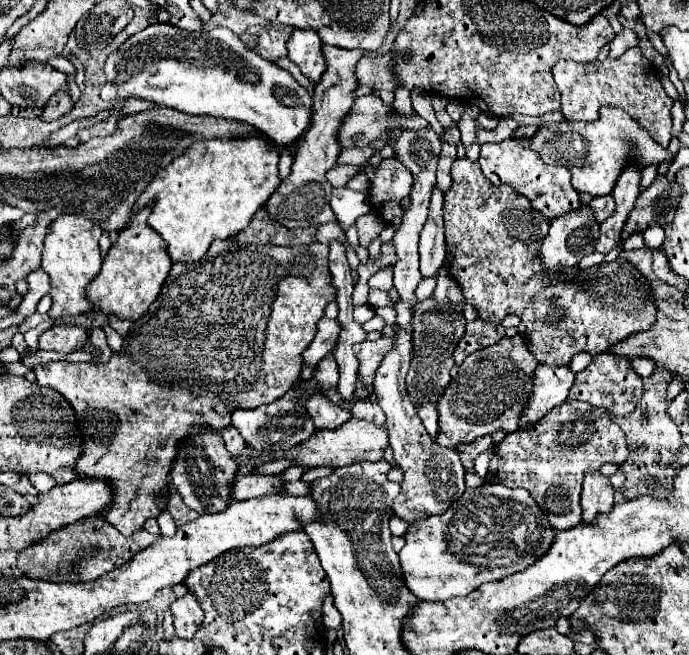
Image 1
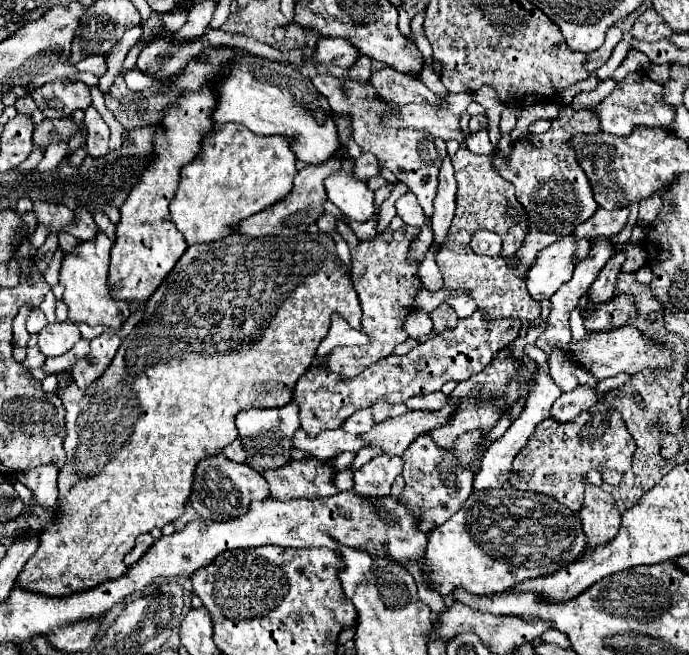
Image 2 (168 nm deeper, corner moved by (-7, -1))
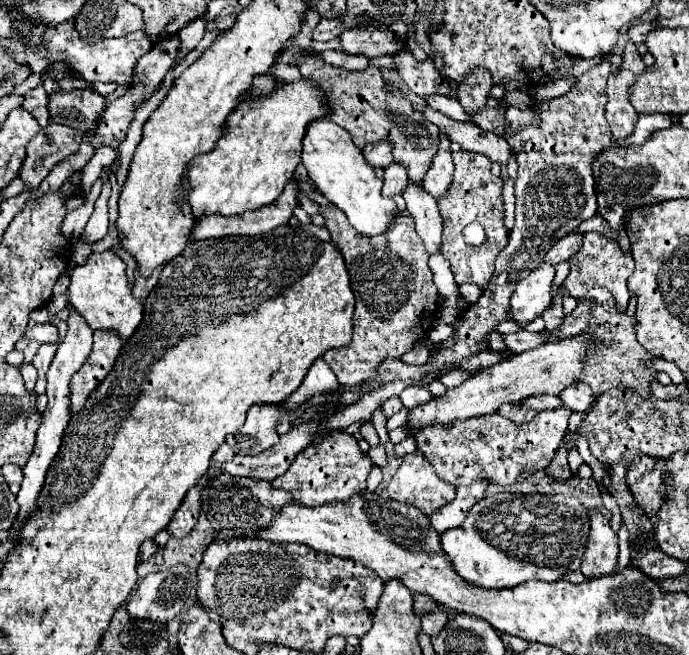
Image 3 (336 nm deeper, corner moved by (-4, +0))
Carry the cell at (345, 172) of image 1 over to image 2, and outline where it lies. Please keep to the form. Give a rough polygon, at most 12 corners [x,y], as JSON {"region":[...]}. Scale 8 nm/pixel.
{"region":[[361,154],[353,162],[353,174],[367,180],[379,172],[373,154]]}

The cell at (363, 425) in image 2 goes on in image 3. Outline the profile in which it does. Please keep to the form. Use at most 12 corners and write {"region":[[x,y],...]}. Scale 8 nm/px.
{"region":[[364,423],[360,433],[370,447],[380,443],[372,423]]}

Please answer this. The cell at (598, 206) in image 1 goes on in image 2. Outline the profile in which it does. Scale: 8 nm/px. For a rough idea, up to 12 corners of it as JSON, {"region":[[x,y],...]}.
{"region":[[599,208],[577,238],[615,236],[625,226],[630,211]]}

